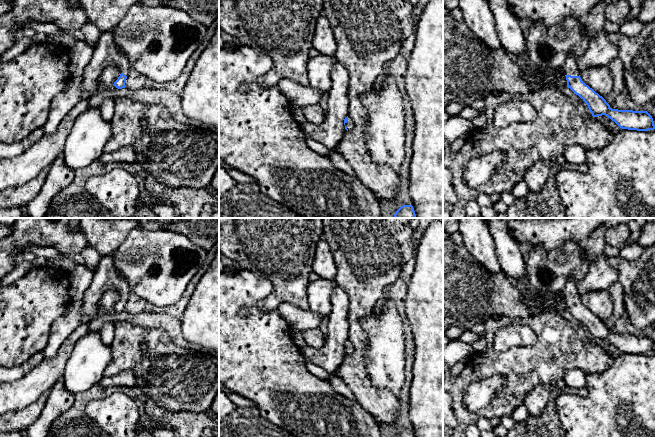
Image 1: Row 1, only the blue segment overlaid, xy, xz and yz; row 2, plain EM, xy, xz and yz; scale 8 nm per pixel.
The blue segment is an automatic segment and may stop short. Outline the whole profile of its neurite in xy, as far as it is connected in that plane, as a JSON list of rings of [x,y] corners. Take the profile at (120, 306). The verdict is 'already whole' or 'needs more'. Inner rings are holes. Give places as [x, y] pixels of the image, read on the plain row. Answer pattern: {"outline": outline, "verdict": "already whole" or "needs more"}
{"outline": [[[105,255],[101,257],[93,272],[92,282],[82,298],[82,316],[87,318],[84,324],[89,325],[97,316],[99,300],[110,289],[118,291],[121,295],[113,310],[118,313],[125,312],[127,299],[131,290],[116,271],[112,255]]], "verdict": "needs more"}

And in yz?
{"outline": [[[574,280],[566,283],[563,292],[567,311],[587,328],[593,341],[605,339],[622,353],[637,355],[655,353],[653,342],[647,335],[612,333],[602,320],[582,305]]], "verdict": "needs more"}

